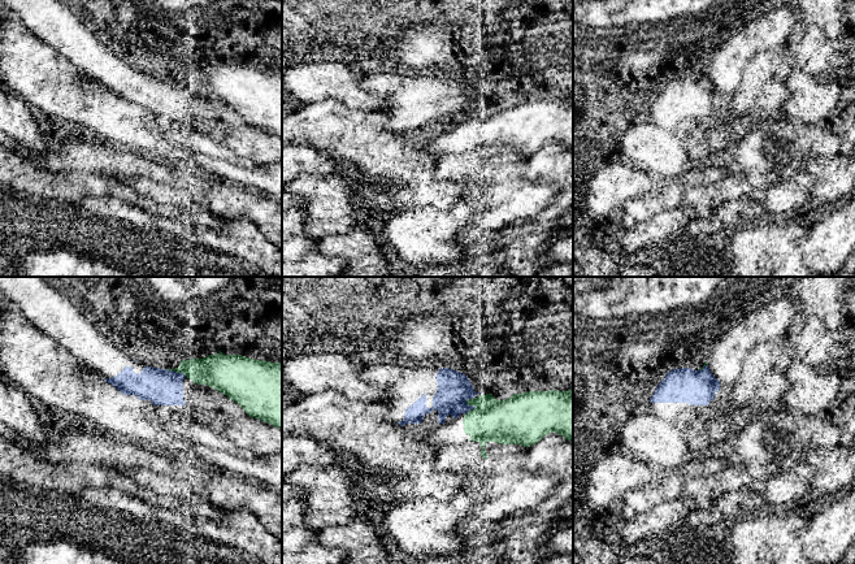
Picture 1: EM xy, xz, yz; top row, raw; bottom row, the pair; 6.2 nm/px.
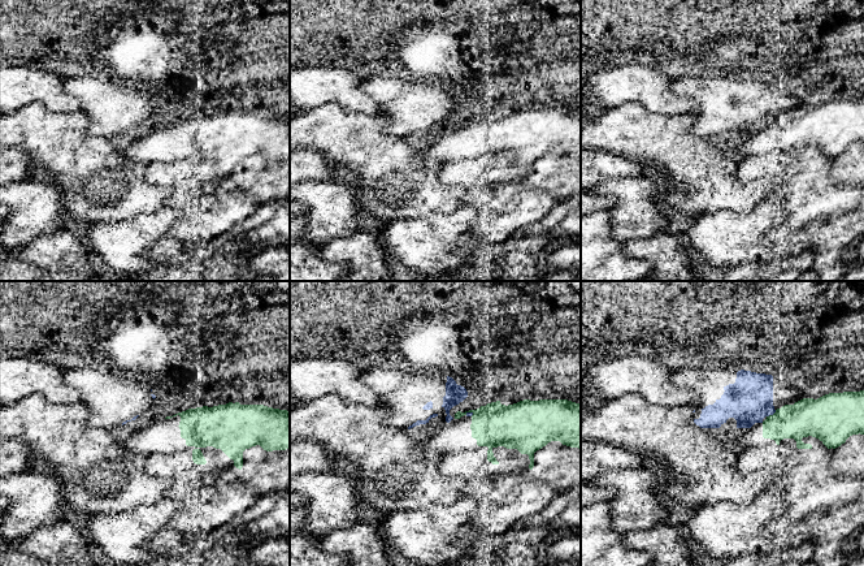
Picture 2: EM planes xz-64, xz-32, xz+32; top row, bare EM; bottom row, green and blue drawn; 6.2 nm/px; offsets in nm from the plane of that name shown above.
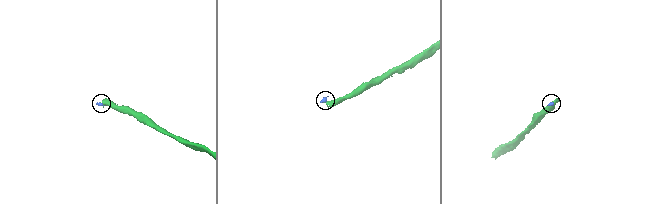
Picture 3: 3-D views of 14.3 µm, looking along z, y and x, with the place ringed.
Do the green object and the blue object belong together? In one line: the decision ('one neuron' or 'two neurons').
two neurons

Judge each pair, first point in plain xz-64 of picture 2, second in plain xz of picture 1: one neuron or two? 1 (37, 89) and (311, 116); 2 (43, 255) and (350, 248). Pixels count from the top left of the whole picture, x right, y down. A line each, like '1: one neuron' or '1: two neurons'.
1: two neurons
2: one neuron

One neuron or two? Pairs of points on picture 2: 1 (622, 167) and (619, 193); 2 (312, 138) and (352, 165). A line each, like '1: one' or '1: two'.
1: two
2: one

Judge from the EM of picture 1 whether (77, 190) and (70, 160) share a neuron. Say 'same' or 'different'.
different

